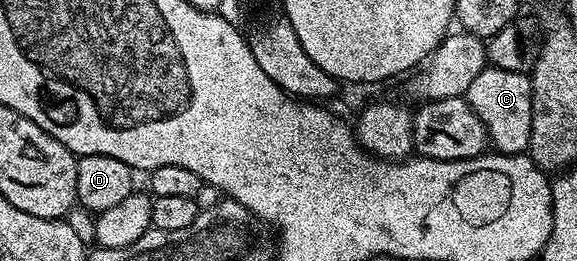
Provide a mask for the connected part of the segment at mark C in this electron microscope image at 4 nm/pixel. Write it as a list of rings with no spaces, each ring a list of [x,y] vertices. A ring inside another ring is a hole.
[[[493,66],[477,73],[473,85],[469,85],[466,101],[481,117],[487,130],[490,146],[500,155],[521,155],[529,148],[531,132],[531,76],[521,71],[506,71]]]

